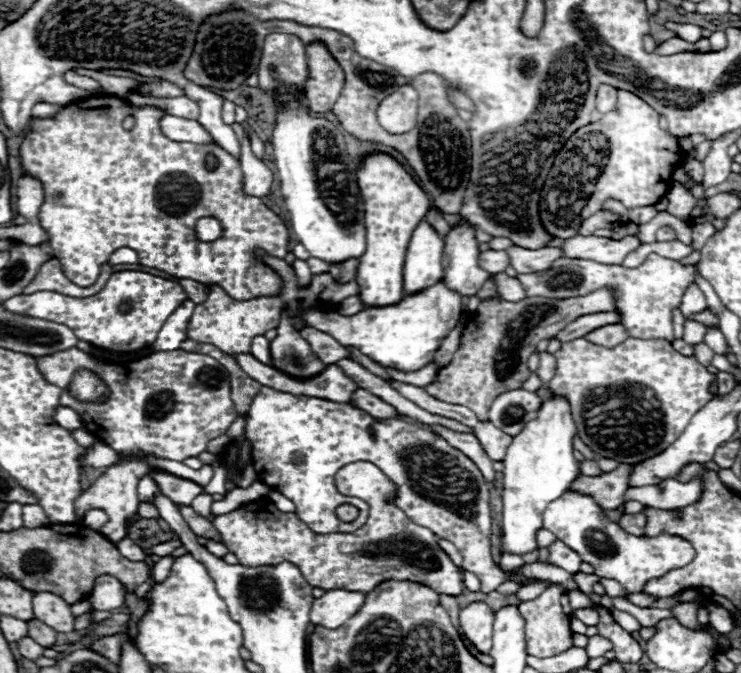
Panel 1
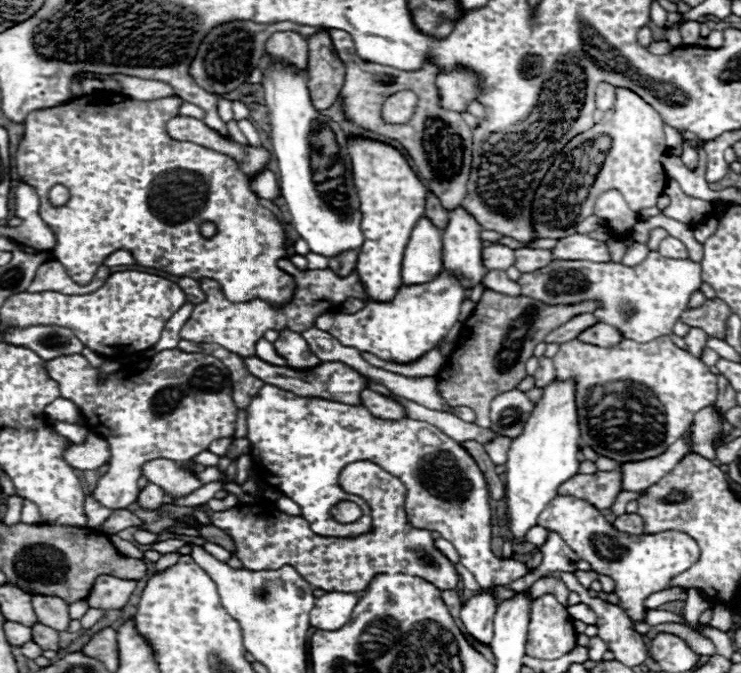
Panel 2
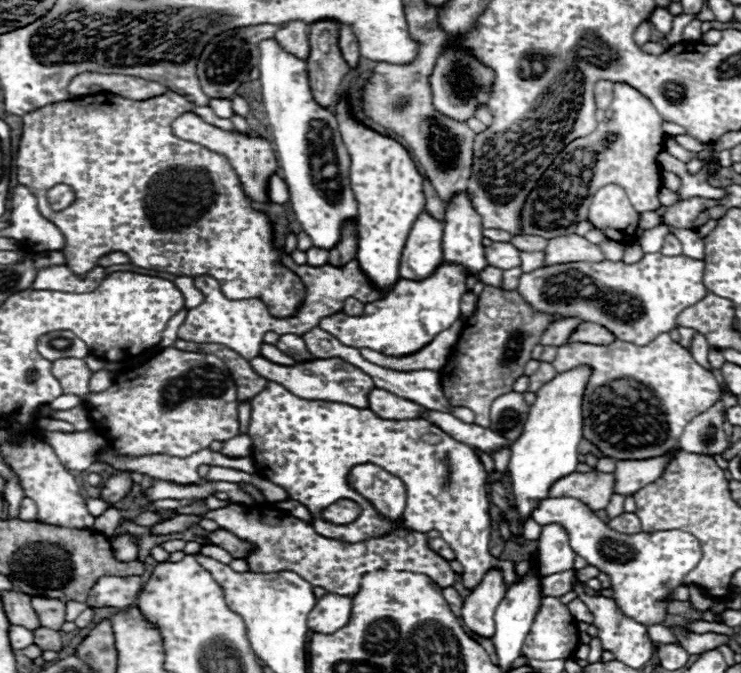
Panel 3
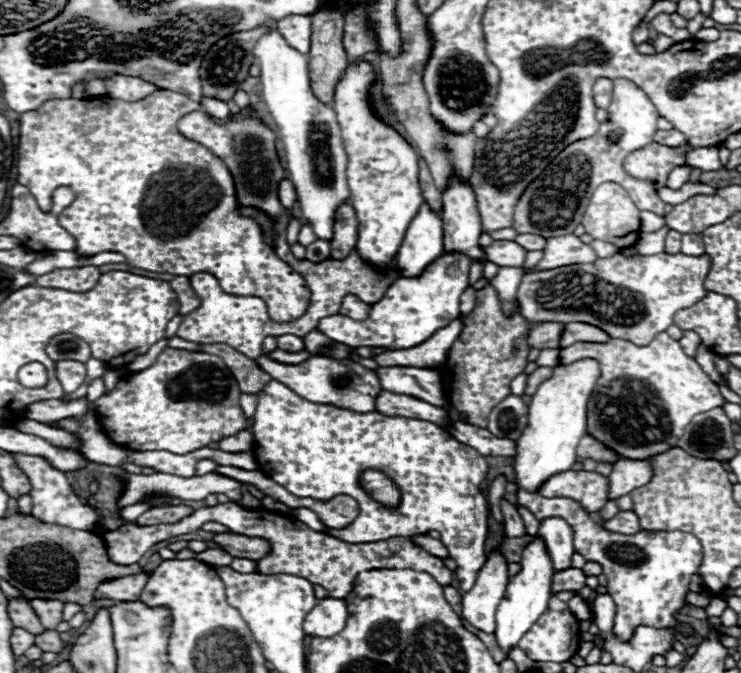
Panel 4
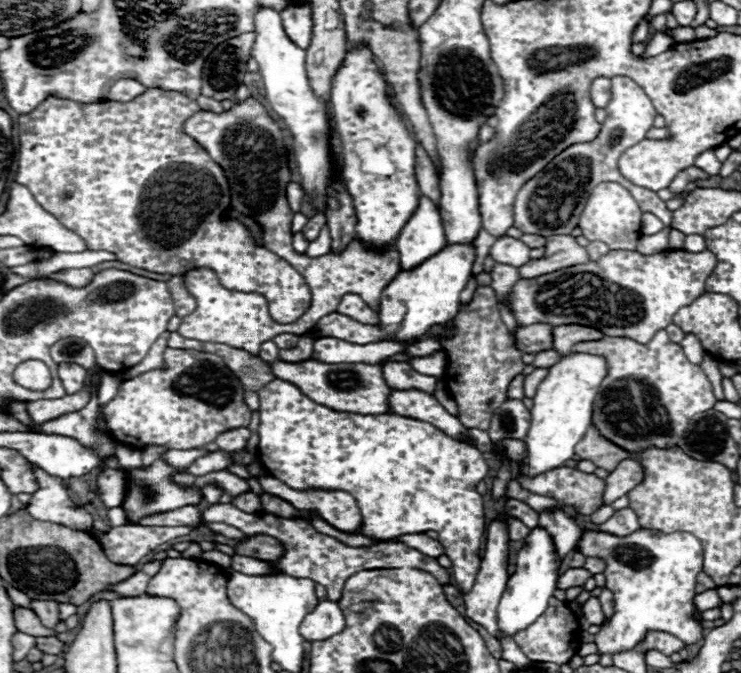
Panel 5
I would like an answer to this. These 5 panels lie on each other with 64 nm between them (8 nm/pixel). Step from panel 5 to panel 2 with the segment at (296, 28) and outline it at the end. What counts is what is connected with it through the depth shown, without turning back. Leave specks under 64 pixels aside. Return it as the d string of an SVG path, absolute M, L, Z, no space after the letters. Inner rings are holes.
M276 32L266 40L266 54L306 70L308 42L298 32Z

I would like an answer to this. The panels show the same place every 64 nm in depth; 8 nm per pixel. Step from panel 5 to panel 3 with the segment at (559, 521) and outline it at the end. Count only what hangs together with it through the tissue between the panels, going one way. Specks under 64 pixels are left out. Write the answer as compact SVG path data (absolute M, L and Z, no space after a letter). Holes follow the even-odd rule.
M544 526L538 540L540 546L540 576L550 576L566 570L574 570L576 552L570 548L568 534L562 526Z

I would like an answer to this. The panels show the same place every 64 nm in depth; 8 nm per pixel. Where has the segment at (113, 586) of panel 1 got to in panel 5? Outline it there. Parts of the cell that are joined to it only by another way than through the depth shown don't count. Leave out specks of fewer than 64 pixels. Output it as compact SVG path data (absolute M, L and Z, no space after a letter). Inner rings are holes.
M150 562L150 564L144 564L142 570L138 570L136 574L132 574L130 578L118 582L118 584L112 584L108 586L106 590L114 590L118 596L142 596L144 590L146 590L146 584L150 582L150 578L160 570L160 564L162 562Z

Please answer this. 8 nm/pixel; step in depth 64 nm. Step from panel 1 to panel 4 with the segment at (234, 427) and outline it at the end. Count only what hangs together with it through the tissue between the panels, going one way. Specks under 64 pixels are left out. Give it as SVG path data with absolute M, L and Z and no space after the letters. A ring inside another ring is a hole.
M241 394L240 407L247 418L251 418L255 412L257 404L257 395L254 394Z

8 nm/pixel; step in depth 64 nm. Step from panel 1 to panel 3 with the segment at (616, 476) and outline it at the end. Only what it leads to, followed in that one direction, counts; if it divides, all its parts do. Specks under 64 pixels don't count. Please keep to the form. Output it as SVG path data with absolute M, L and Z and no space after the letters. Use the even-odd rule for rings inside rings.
M586 472L570 474L552 486L552 496L572 496L590 506L592 510L604 510L614 494L614 474Z

